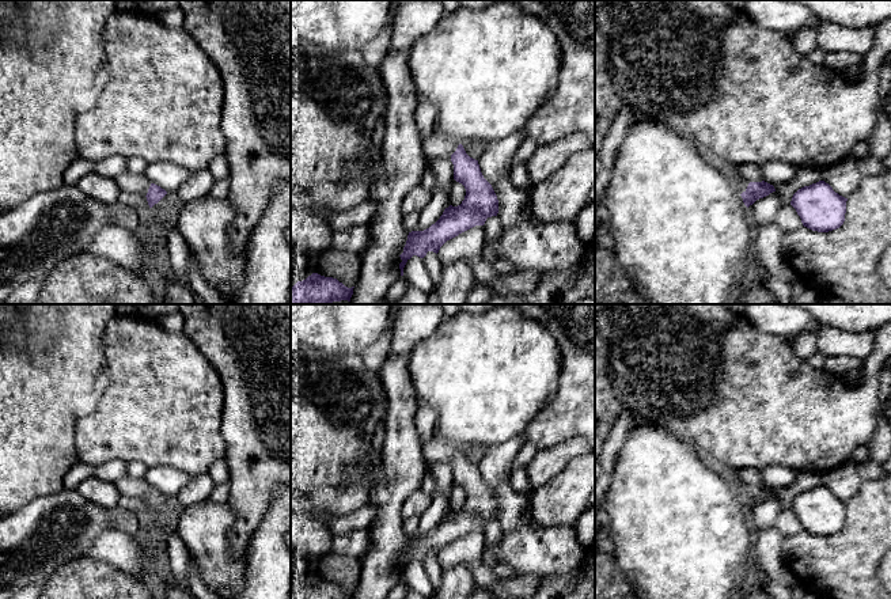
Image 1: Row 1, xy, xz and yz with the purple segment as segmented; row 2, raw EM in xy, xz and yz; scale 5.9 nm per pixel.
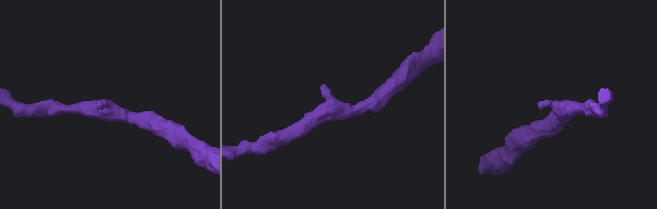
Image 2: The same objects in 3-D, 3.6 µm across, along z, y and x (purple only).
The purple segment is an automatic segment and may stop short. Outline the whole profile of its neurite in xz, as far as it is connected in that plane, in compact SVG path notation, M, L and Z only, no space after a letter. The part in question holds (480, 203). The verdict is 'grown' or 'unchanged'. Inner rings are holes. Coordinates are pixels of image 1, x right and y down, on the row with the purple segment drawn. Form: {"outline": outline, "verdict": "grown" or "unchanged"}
{"outline": "M433 132L429 137L422 137L421 145L428 162L437 158L451 159L454 179L465 186L466 196L460 205L446 208L429 228L409 232L403 253L399 255L401 276L413 255L424 258L428 251L437 254L447 240L475 225L484 225L488 217L498 213L498 200L492 185L484 178L478 160L470 158L462 144Z", "verdict": "grown"}

